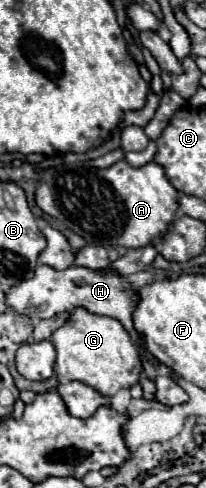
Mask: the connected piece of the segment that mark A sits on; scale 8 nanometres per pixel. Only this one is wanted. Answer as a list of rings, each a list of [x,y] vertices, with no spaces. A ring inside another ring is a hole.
[[[124,159],[108,169],[52,167],[40,173],[36,189],[38,207],[66,223],[74,233],[96,245],[122,245],[126,249],[146,247],[154,239],[162,239],[176,219],[178,199],[180,191],[154,161],[144,167],[130,167]]]

